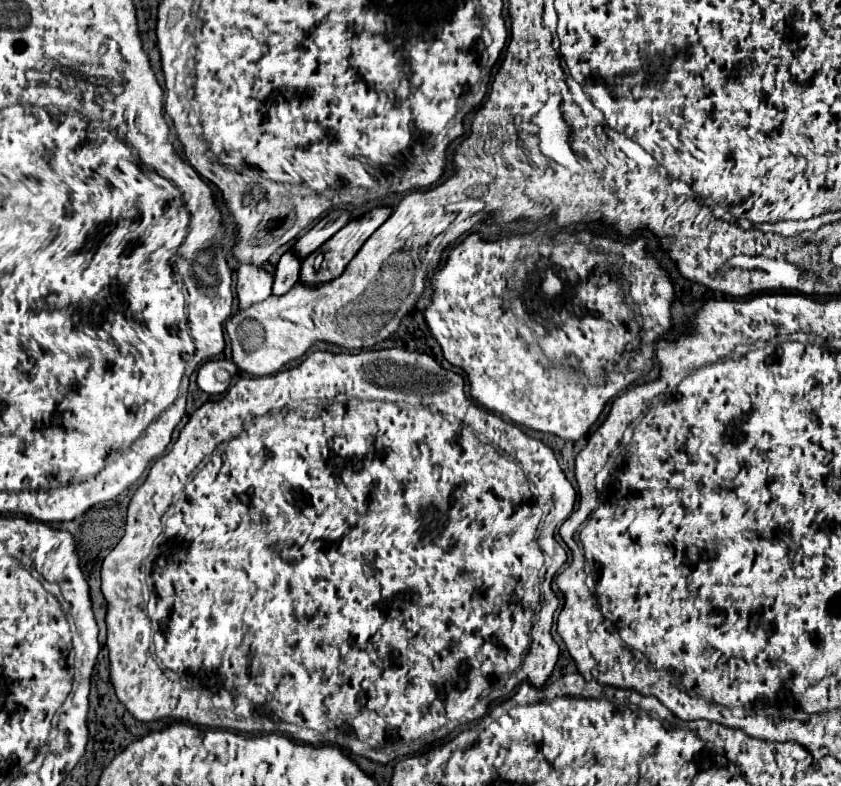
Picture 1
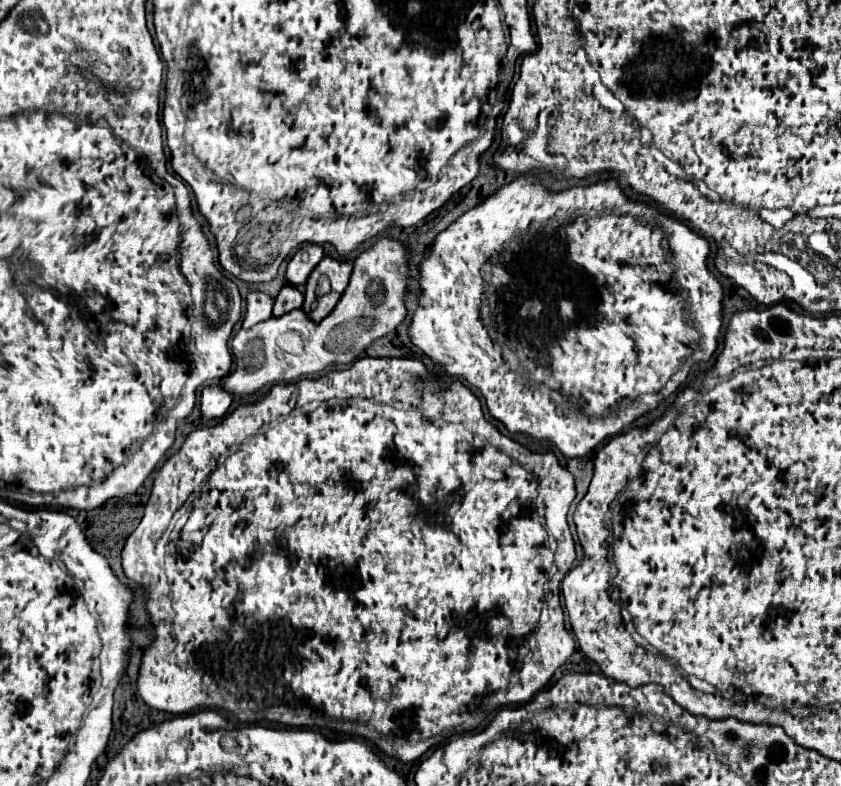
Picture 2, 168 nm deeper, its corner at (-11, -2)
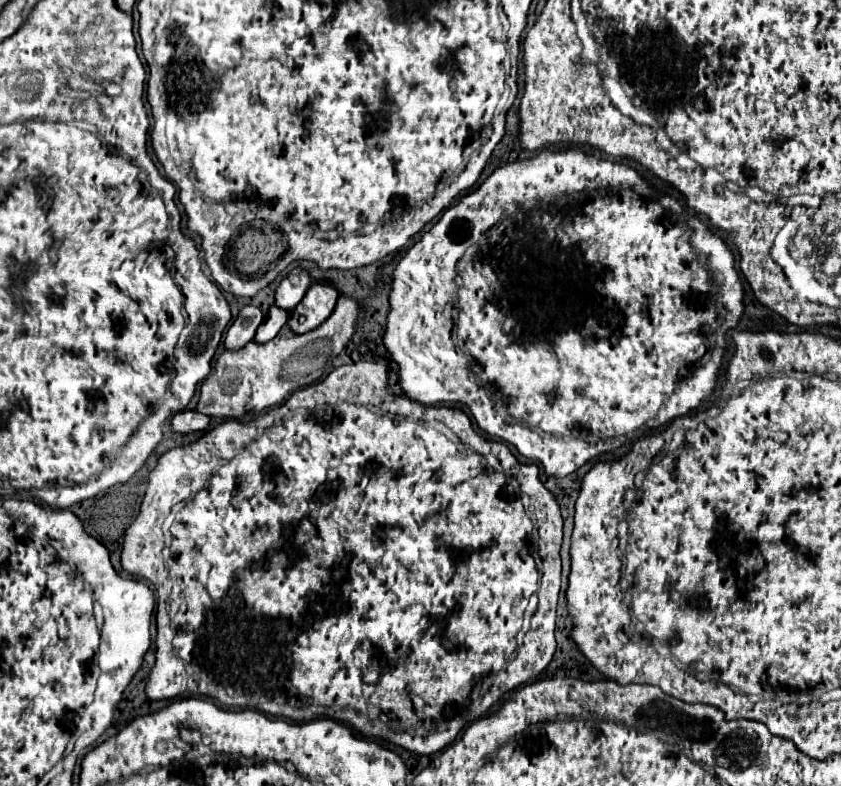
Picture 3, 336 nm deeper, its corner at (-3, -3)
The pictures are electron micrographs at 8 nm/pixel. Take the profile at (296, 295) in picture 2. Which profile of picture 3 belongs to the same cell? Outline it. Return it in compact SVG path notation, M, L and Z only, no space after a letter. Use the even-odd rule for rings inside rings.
M273 305L273 307L265 313L265 319L263 319L259 331L255 333L255 341L265 343L265 341L273 339L287 321L289 321L289 311L285 311L285 309L281 309L281 307Z

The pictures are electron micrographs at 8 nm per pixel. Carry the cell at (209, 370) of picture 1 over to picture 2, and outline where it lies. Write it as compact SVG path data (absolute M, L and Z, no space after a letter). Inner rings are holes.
M207 386L201 392L201 420L211 422L225 416L233 402L233 396L227 394L221 386Z

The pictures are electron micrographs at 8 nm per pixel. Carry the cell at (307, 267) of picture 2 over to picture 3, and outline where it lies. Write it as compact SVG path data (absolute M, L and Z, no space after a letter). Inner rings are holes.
M293 267L279 283L275 291L275 305L283 307L287 311L295 309L295 305L303 299L305 291L311 285L311 275L303 267Z

